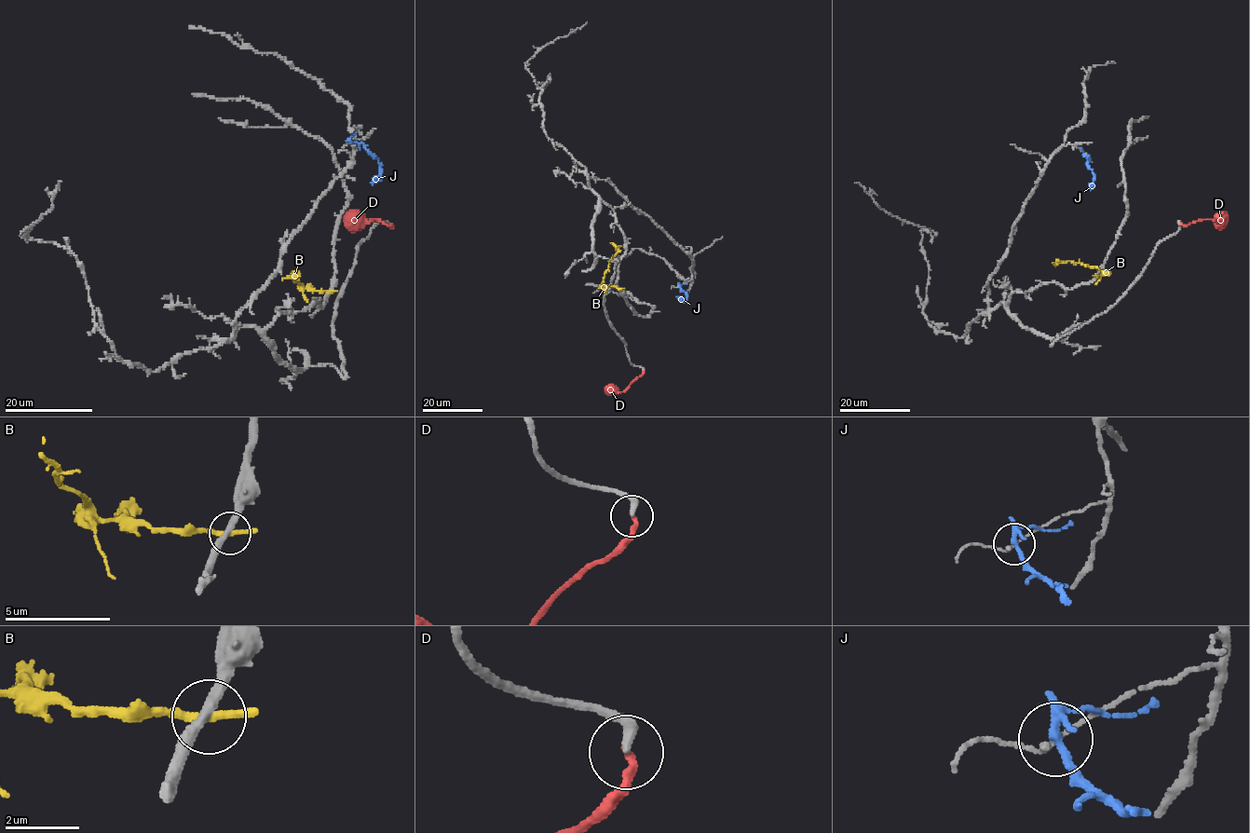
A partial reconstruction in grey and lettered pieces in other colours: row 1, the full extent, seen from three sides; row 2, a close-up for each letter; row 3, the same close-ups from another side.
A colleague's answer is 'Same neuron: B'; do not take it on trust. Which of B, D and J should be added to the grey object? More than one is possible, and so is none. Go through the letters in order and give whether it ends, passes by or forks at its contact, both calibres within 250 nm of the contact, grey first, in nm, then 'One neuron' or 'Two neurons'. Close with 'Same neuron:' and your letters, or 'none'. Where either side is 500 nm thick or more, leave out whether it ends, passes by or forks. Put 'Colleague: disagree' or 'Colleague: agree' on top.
Colleague: disagree
B: It passes by. Thickness 280 nm (grey) against 180 nm. Two neurons
D: It ends there. Thickness 280 nm (grey) against 240 nm. Two neurons
J: It forks there. Thickness 120 nm (grey) against 220 nm. Two neurons
Same neuron: none

